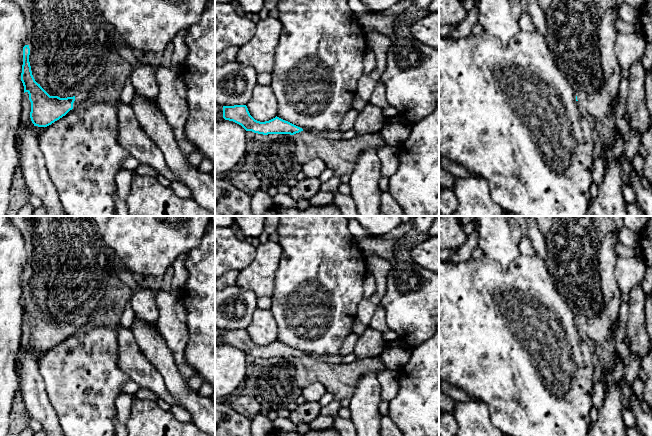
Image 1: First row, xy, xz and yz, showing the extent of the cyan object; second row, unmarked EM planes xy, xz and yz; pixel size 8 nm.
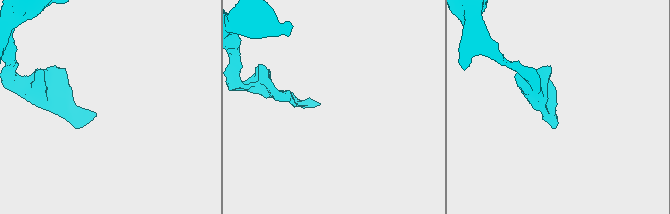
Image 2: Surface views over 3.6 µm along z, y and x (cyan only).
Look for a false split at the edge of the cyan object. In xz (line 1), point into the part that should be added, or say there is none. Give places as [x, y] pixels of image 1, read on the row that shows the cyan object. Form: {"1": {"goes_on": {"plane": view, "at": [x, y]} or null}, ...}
{"1": {"goes_on": {"plane": "xz", "at": [339, 155]}}}

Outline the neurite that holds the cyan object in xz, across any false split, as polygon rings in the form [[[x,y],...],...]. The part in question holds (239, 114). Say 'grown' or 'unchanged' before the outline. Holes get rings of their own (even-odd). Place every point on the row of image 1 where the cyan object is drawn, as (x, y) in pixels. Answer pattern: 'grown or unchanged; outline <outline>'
grown; outline [[[246,105],[223,106],[223,118],[241,125],[246,131],[268,134],[290,134],[296,143],[295,156],[300,165],[319,158],[335,176],[351,175],[359,155],[368,149],[377,152],[386,146],[379,132],[356,135],[351,139],[330,140],[319,137],[312,131],[275,117],[269,121],[255,120]]]

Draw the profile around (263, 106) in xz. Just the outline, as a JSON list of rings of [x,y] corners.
[[[257,84],[246,104],[250,115],[257,121],[269,121],[277,116],[278,101],[270,85]]]

